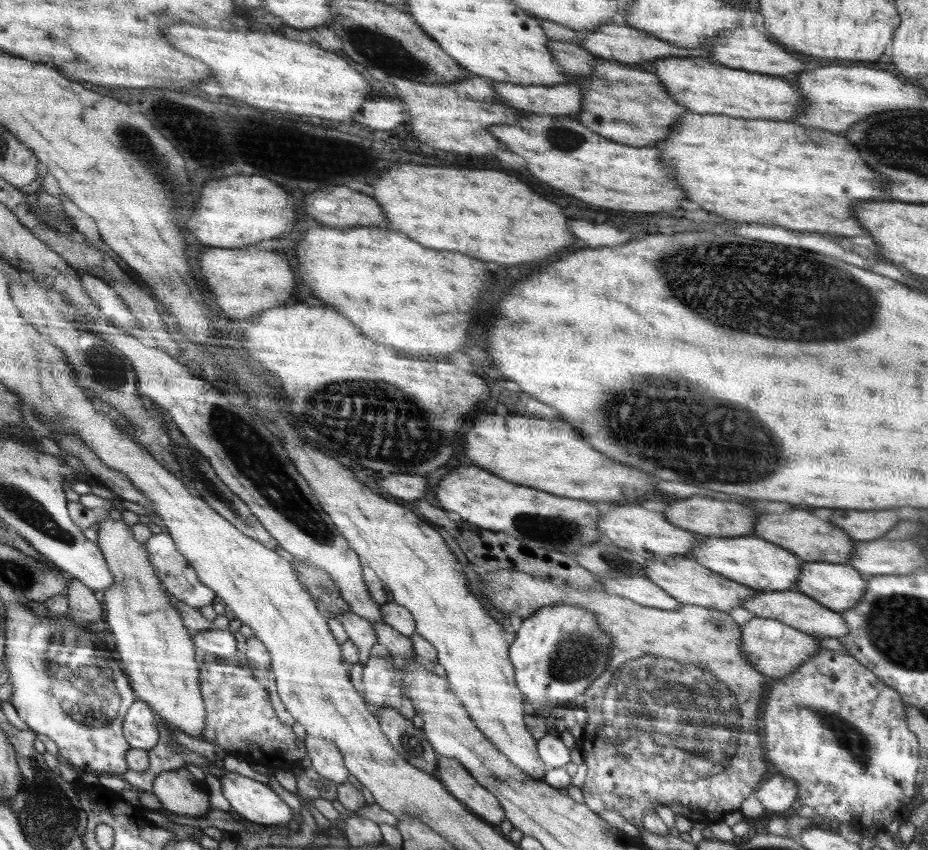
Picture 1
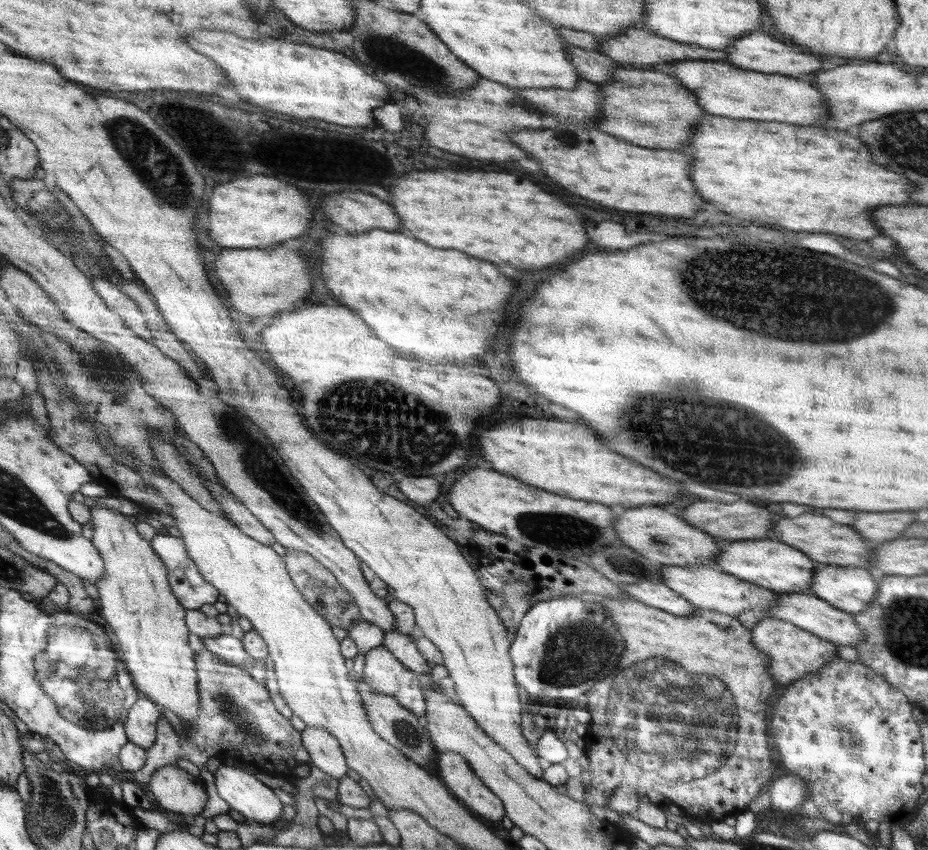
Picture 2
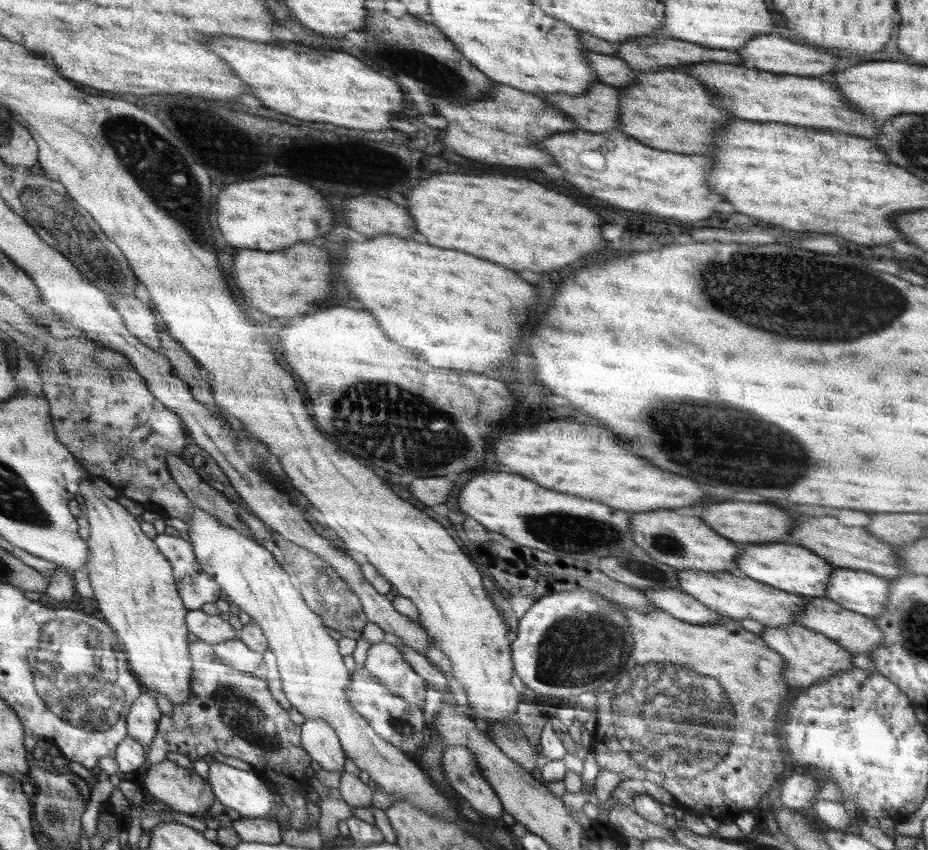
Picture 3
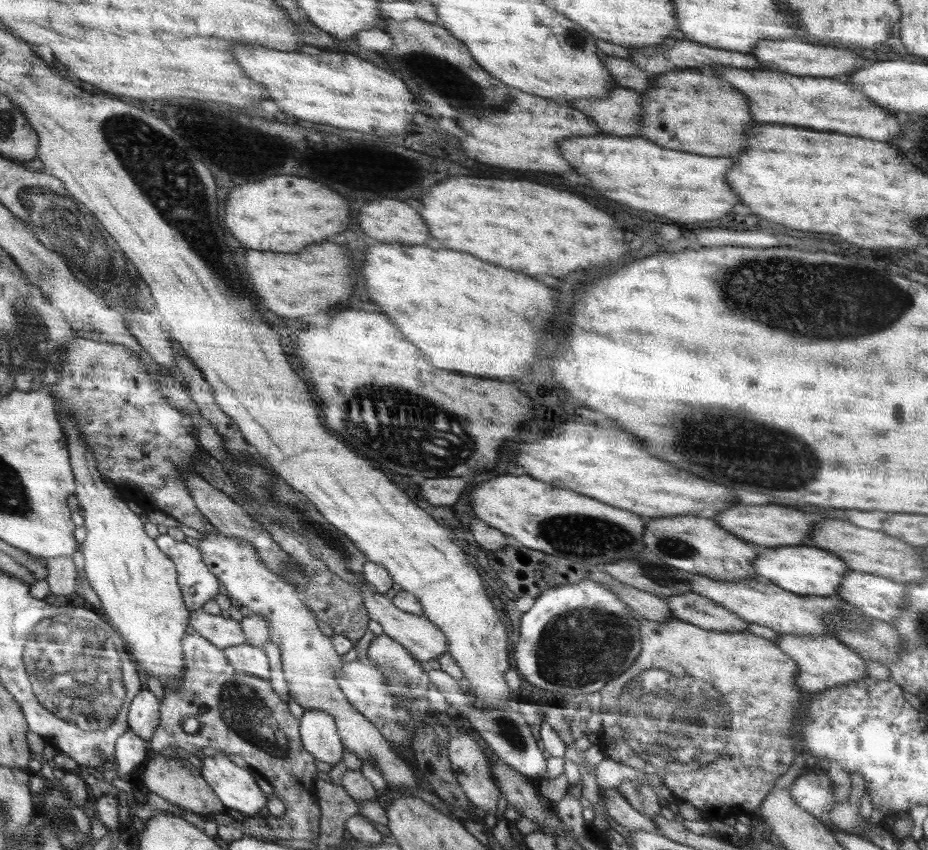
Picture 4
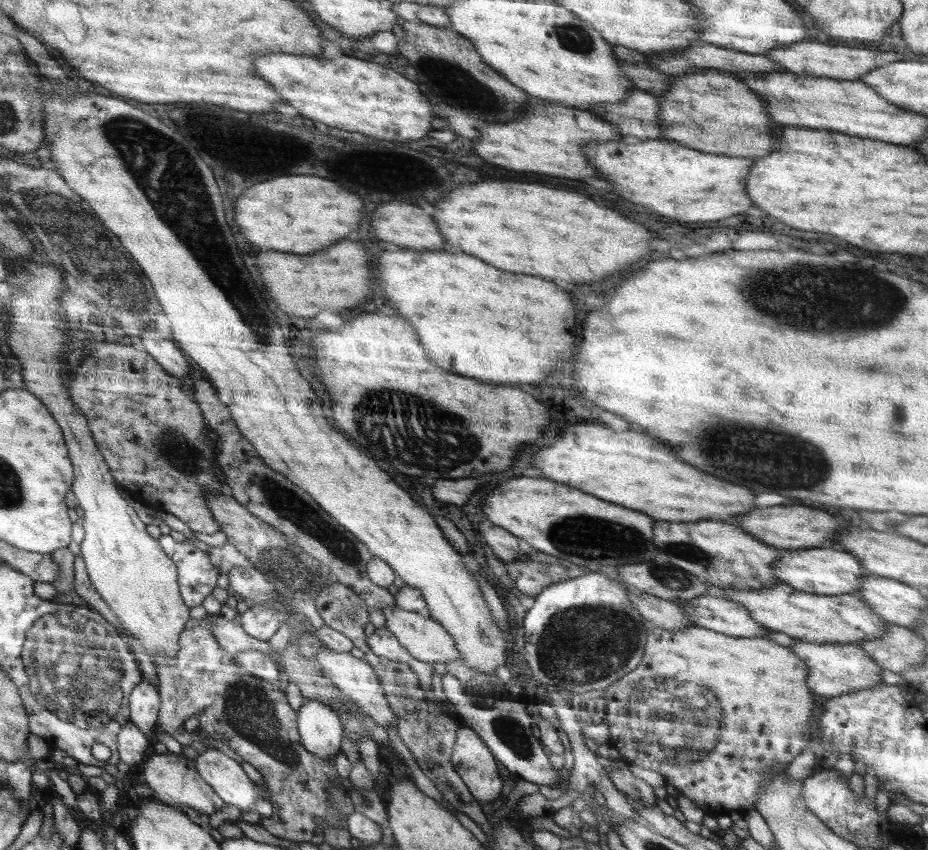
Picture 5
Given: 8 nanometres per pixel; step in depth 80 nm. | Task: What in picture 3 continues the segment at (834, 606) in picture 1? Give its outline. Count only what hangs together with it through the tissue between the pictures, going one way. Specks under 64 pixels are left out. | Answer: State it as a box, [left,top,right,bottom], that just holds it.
[826,567,889,615]

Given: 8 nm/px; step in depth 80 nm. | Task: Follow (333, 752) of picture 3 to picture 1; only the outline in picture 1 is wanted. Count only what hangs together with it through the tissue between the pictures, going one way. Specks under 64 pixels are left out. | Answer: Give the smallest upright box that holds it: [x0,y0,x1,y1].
[304,734,349,786]

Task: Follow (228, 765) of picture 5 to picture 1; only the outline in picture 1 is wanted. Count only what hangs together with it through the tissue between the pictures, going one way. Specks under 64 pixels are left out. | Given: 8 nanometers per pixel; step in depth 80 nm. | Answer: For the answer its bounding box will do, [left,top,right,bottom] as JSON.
[219,771,297,830]

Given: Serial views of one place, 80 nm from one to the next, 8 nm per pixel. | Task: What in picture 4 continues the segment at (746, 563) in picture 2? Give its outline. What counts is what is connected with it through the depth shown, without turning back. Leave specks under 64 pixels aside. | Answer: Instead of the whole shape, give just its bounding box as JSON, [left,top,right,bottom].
[753,545,849,597]

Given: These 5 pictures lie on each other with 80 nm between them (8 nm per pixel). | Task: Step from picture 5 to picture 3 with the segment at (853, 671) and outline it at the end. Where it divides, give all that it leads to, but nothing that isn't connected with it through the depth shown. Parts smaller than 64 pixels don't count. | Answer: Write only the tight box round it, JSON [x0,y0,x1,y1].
[759,625,853,689]

